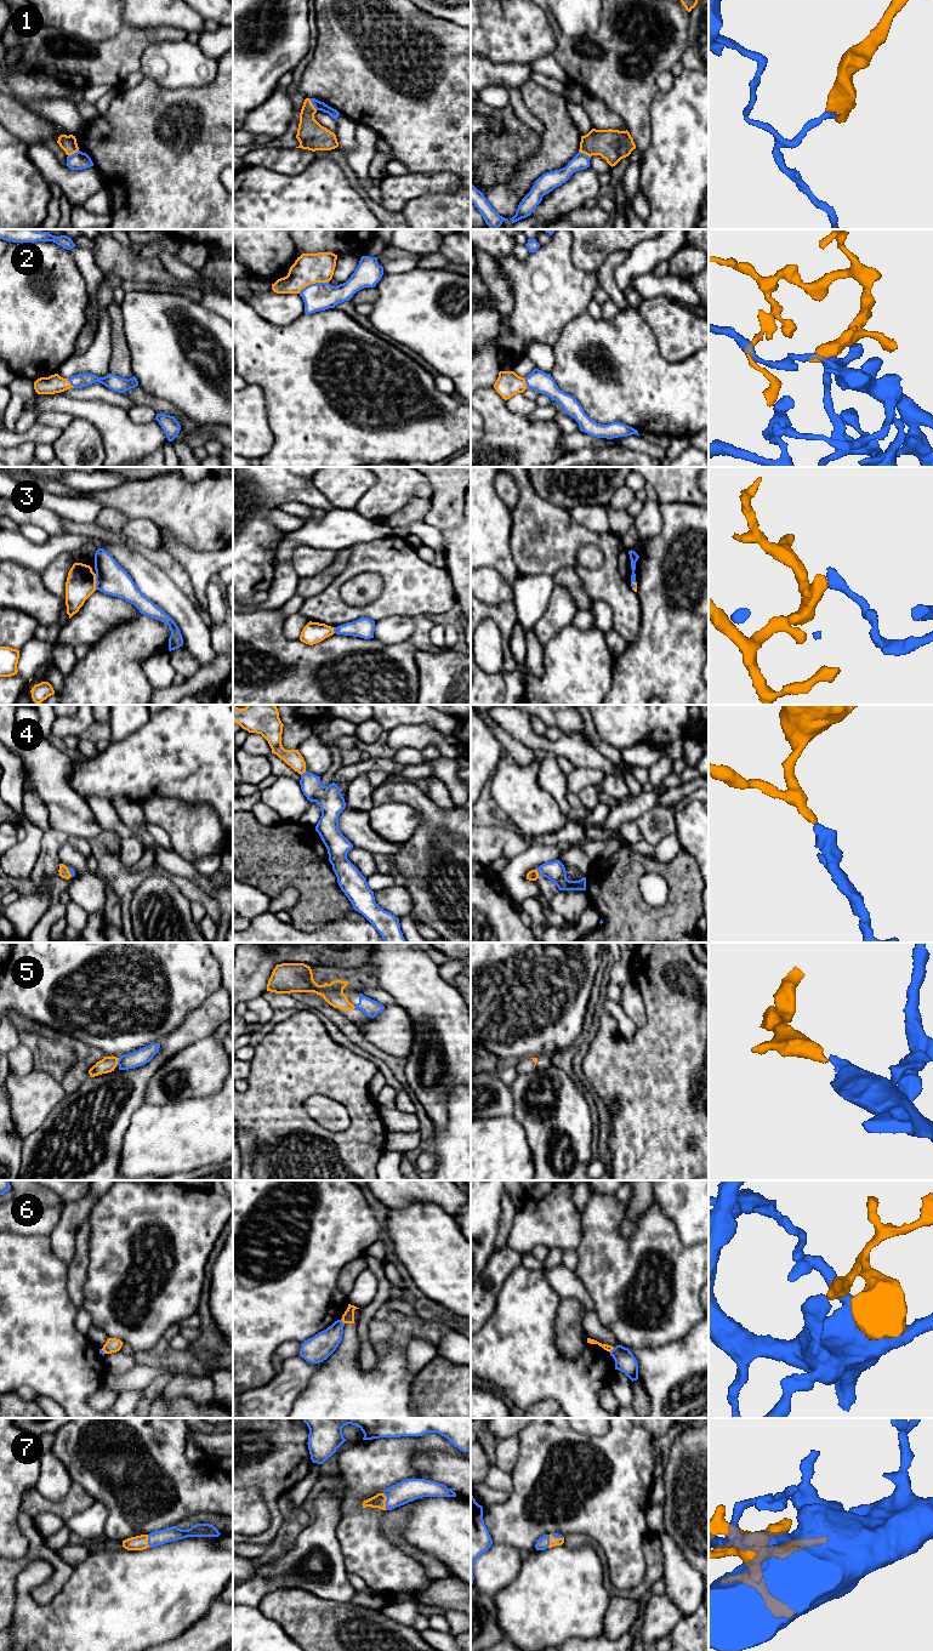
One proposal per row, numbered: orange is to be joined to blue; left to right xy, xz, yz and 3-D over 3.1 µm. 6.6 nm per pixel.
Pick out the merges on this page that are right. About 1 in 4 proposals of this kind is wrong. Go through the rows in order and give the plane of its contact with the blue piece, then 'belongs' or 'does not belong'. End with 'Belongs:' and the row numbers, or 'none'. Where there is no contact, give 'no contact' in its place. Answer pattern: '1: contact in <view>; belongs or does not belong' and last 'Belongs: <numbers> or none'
1: contact in xz; does not belong
2: contact in xz; belongs
3: contact in xy; does not belong
4: contact in yz; belongs
5: contact in xy; belongs
6: contact in xz; does not belong
7: contact in yz; belongs
Belongs: 2, 4, 5, 7

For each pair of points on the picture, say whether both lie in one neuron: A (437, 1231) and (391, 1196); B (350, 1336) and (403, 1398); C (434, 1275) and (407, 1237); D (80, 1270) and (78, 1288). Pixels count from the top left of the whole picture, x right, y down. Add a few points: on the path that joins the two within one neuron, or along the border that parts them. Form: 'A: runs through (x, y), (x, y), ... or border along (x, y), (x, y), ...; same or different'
A: border along (433, 1202), (410, 1202), (400, 1208), (390, 1210); different
B: runs through (350, 1356), (350, 1367), (382, 1398); same
C: runs through (434, 1265), (416, 1247); same
D: runs through (78, 1275), (78, 1284); same

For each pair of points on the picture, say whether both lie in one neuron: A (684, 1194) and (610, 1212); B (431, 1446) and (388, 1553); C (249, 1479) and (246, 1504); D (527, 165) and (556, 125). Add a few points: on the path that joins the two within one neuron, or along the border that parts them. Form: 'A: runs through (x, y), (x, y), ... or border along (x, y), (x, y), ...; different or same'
A: border along (654, 1202), (673, 1223); different
B: runs through (398, 1456), (357, 1497), (357, 1520); same
C: border along (245, 1487), (255, 1487), (261, 1493), (267, 1508); different
D: runs through (539, 160), (556, 143), (556, 137); same

